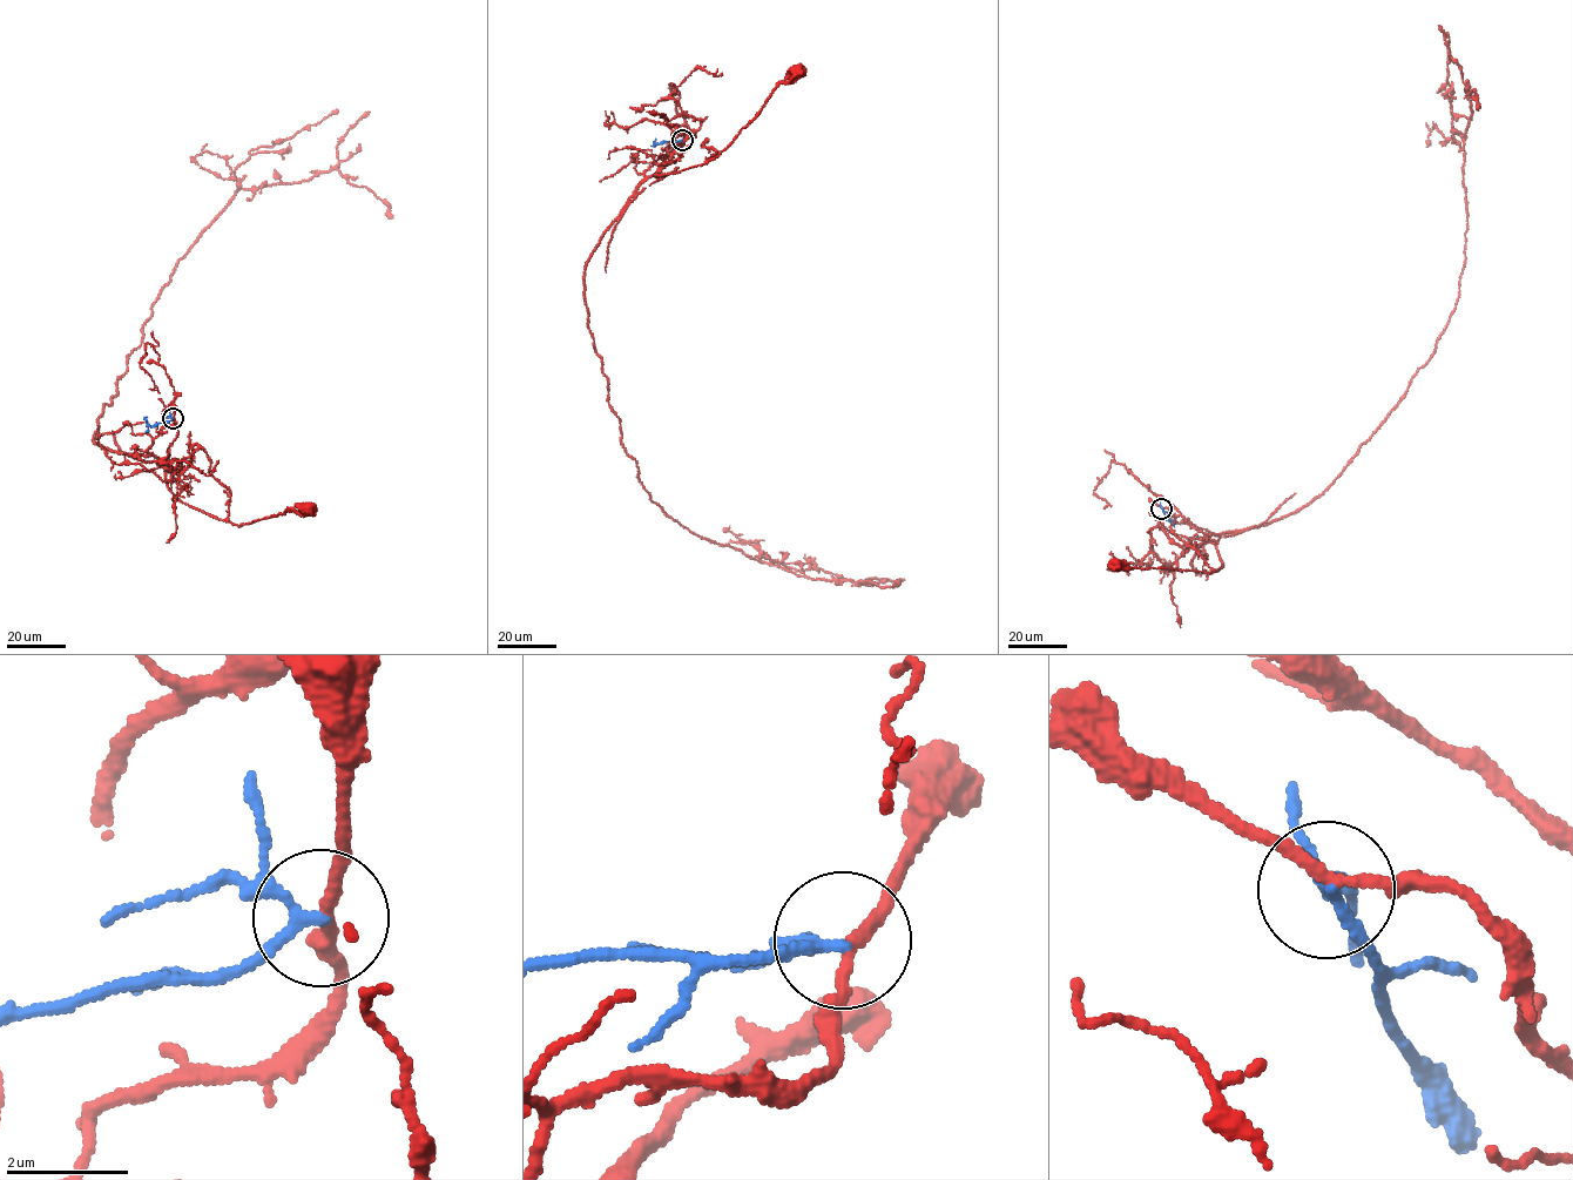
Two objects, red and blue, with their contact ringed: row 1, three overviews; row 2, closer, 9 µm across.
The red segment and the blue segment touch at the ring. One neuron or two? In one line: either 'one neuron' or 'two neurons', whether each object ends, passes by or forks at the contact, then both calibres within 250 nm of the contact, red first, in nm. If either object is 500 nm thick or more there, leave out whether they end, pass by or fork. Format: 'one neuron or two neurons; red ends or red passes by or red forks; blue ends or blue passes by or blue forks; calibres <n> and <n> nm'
two neurons; red passes by; blue passes by; calibres 190 and 150 nm

